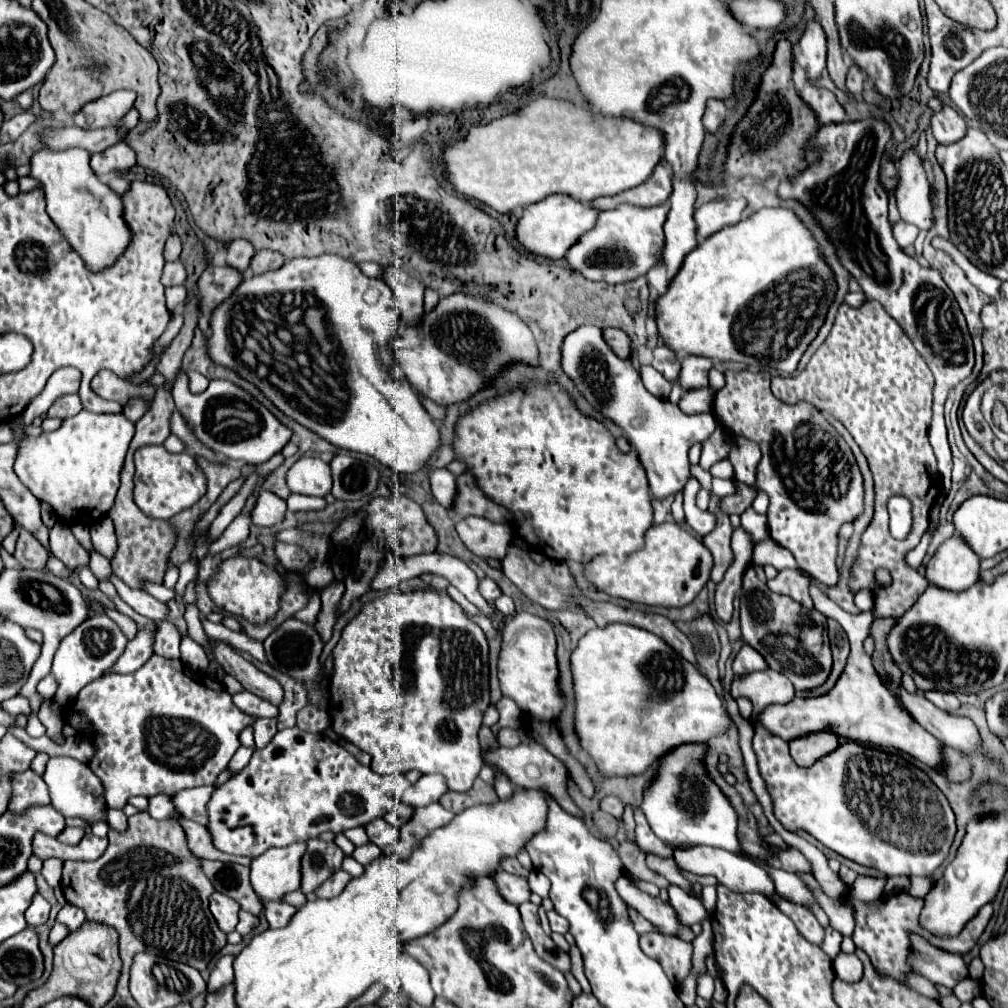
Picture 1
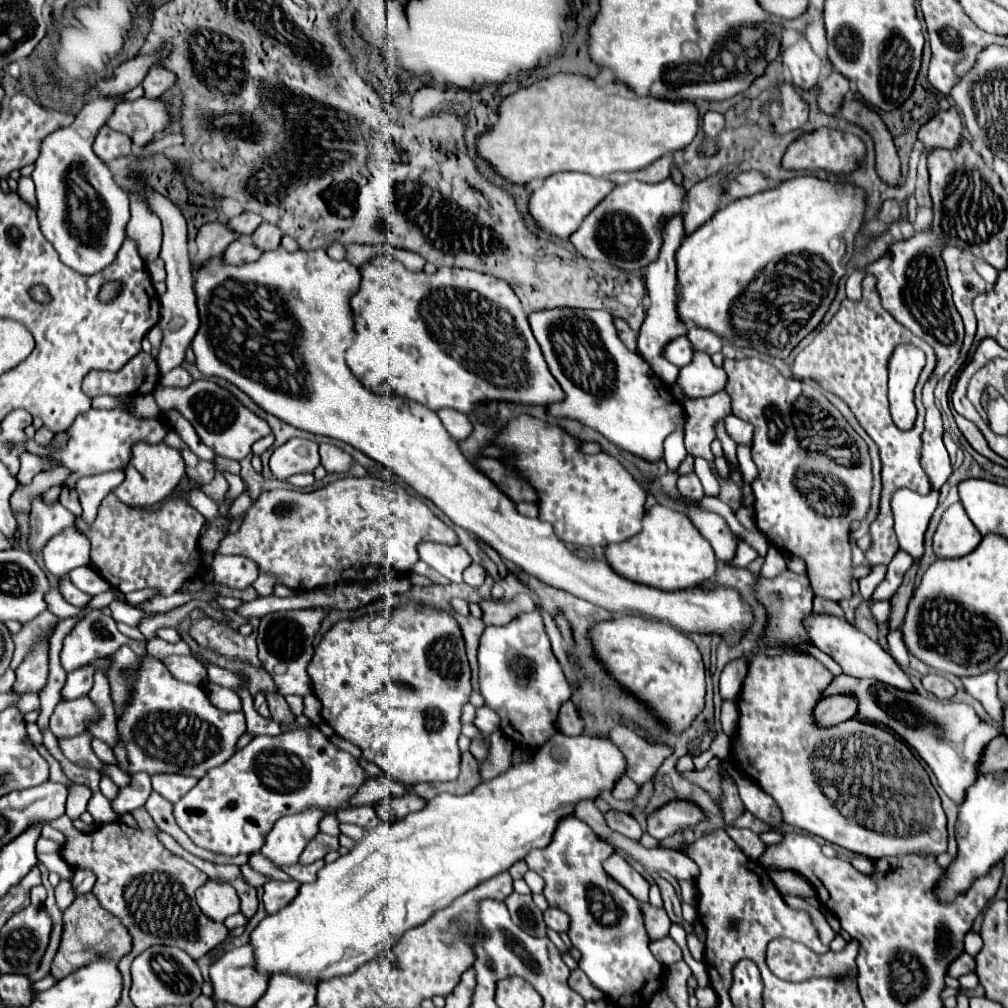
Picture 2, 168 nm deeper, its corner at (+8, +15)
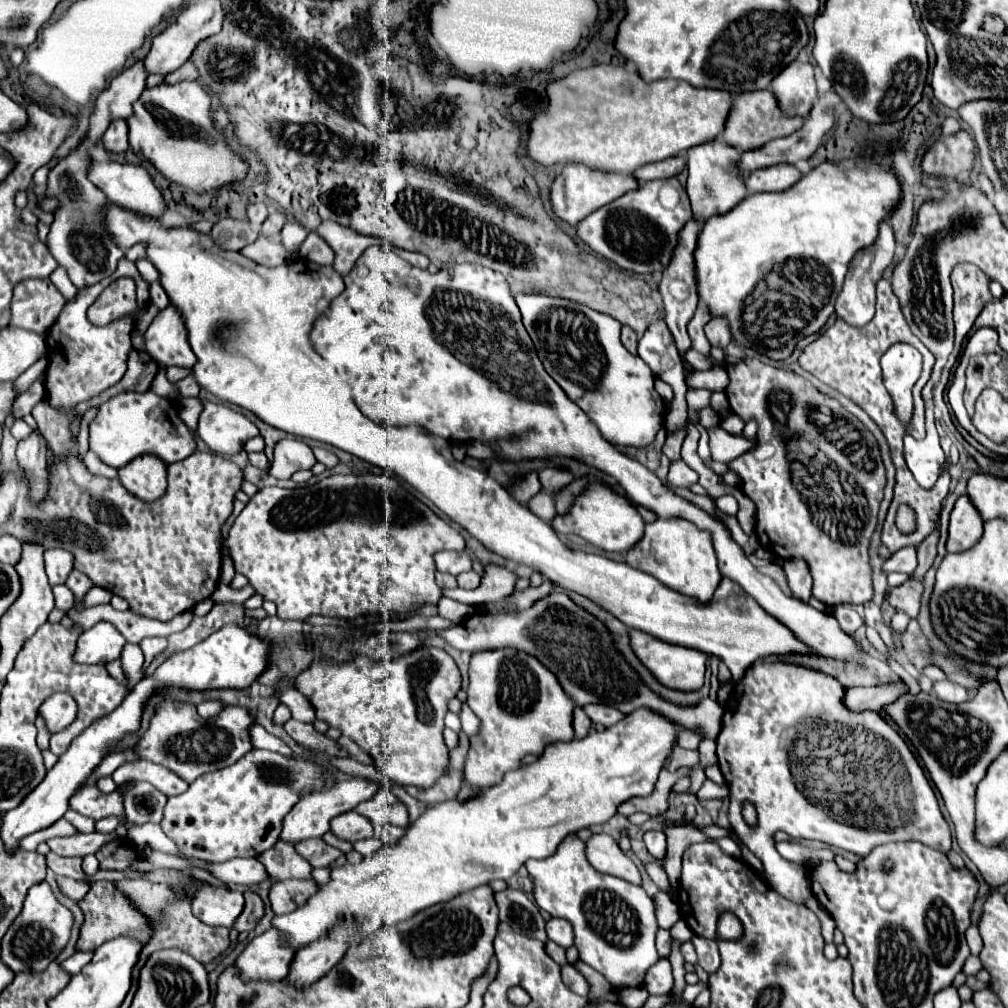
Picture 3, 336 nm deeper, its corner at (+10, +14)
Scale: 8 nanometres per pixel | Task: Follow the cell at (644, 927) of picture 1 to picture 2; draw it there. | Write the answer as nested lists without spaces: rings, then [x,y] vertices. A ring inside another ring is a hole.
[[[643,903],[641,905],[641,913],[643,913],[643,923],[645,929],[649,933],[651,939],[661,939],[669,935],[669,927],[671,927],[671,919],[667,917],[663,907],[655,907],[651,903]]]

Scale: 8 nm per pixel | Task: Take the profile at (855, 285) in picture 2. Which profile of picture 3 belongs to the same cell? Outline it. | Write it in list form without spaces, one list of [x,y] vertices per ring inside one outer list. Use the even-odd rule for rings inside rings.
[[[883,222],[875,244],[871,244],[865,250],[859,250],[849,264],[849,272],[845,276],[843,290],[841,290],[841,294],[837,296],[837,302],[835,302],[837,318],[841,318],[849,326],[857,326],[857,328],[865,326],[873,318],[873,314],[875,314],[875,284],[877,284],[877,280],[881,280],[885,268],[891,266],[893,252],[895,252],[893,230],[891,230],[889,222]]]

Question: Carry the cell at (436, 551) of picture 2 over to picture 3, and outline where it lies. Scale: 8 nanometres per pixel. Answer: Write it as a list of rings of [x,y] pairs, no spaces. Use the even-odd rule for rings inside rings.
[[[441,550],[435,554],[435,564],[439,572],[447,572],[451,576],[457,576],[461,572],[467,572],[471,568],[471,556],[461,550],[461,552],[449,552]]]

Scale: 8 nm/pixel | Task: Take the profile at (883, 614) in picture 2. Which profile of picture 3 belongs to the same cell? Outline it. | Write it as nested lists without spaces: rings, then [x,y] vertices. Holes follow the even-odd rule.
[[[907,580],[905,584],[891,588],[889,602],[897,610],[905,610],[909,618],[917,618],[919,606],[921,606],[921,594],[923,594],[923,580]]]

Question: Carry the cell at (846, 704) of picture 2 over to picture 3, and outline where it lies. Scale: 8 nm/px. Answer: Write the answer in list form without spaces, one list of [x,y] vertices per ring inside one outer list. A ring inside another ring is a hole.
[[[897,680],[891,684],[875,686],[875,688],[849,688],[845,694],[845,706],[853,712],[861,710],[883,710],[893,704],[901,694],[907,694],[909,688],[905,682]]]

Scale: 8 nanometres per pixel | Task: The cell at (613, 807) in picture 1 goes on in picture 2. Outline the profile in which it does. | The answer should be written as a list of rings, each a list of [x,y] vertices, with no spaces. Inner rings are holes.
[[[621,777],[617,783],[615,783],[615,789],[611,789],[611,795],[615,797],[615,799],[623,799],[623,801],[627,801],[627,799],[631,799],[635,793],[637,793],[637,785],[629,779],[629,777]]]

